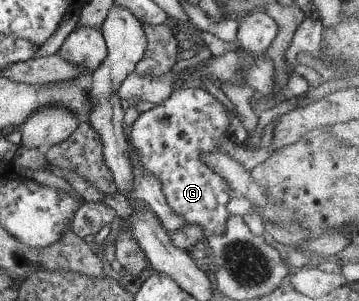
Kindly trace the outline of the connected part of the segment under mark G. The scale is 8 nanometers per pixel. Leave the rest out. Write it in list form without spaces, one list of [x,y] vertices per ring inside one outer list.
[[[182,86],[179,90],[174,90],[162,103],[140,113],[130,121],[128,143],[137,151],[139,166],[146,174],[159,179],[167,206],[184,221],[197,223],[203,229],[205,237],[210,234],[220,235],[224,231],[229,214],[226,211],[226,203],[231,197],[228,195],[230,192],[227,191],[226,181],[201,162],[201,155],[216,150],[219,137],[228,138],[225,133],[227,125],[228,116],[225,107],[202,86]]]

